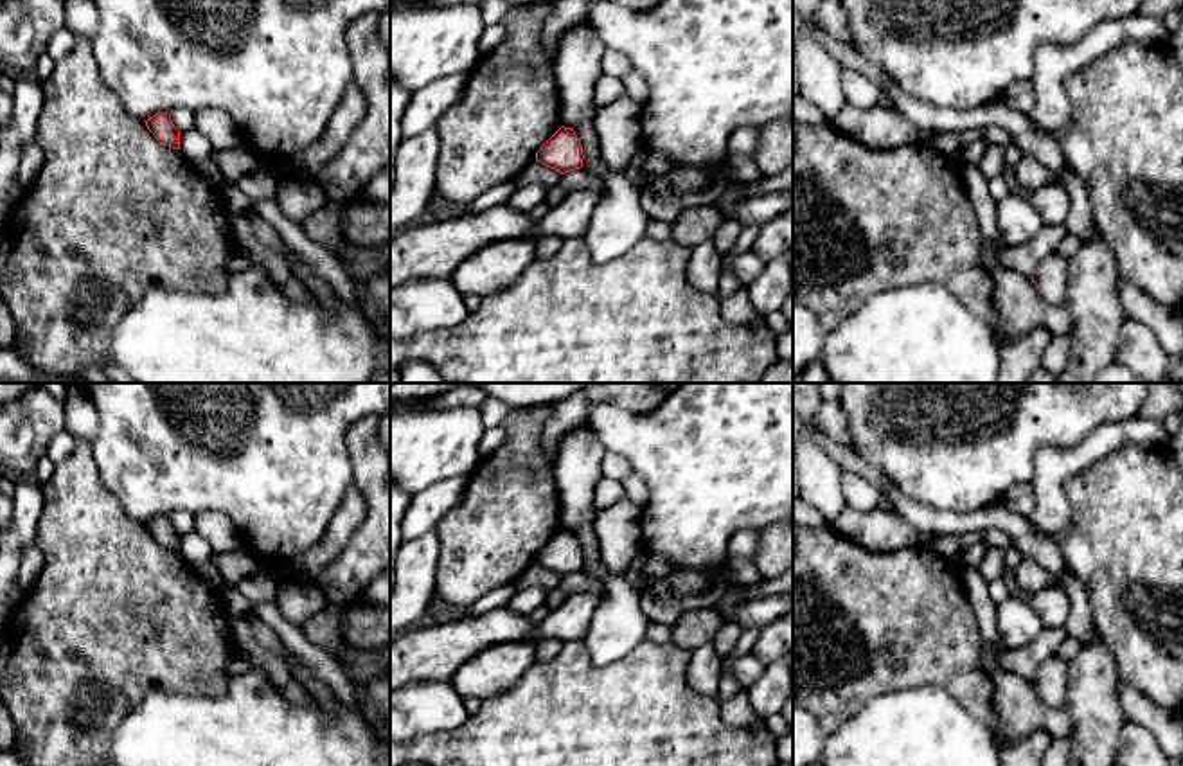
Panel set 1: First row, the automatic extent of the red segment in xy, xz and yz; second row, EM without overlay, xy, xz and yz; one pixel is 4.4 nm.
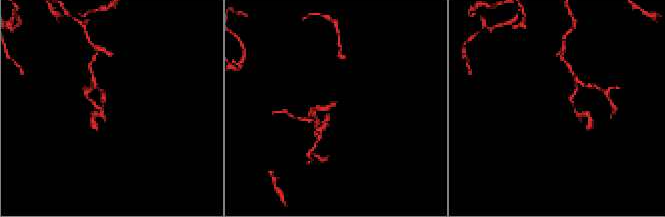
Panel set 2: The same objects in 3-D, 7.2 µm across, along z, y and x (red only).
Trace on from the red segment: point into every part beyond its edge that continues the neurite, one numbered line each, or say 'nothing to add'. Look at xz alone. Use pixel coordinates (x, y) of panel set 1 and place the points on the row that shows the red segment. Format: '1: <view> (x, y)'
nothing to add

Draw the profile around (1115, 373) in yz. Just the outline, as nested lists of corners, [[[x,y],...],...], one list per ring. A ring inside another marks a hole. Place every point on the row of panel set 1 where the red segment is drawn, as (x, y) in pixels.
[[[1115,361],[1115,363],[1104,367],[1097,374],[1093,383],[1138,383],[1138,379],[1134,378],[1134,374],[1129,369],[1125,369],[1124,365]]]

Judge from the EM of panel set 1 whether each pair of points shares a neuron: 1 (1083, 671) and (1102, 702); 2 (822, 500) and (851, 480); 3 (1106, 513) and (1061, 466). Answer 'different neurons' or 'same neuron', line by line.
1: same neuron
2: different neurons
3: different neurons

